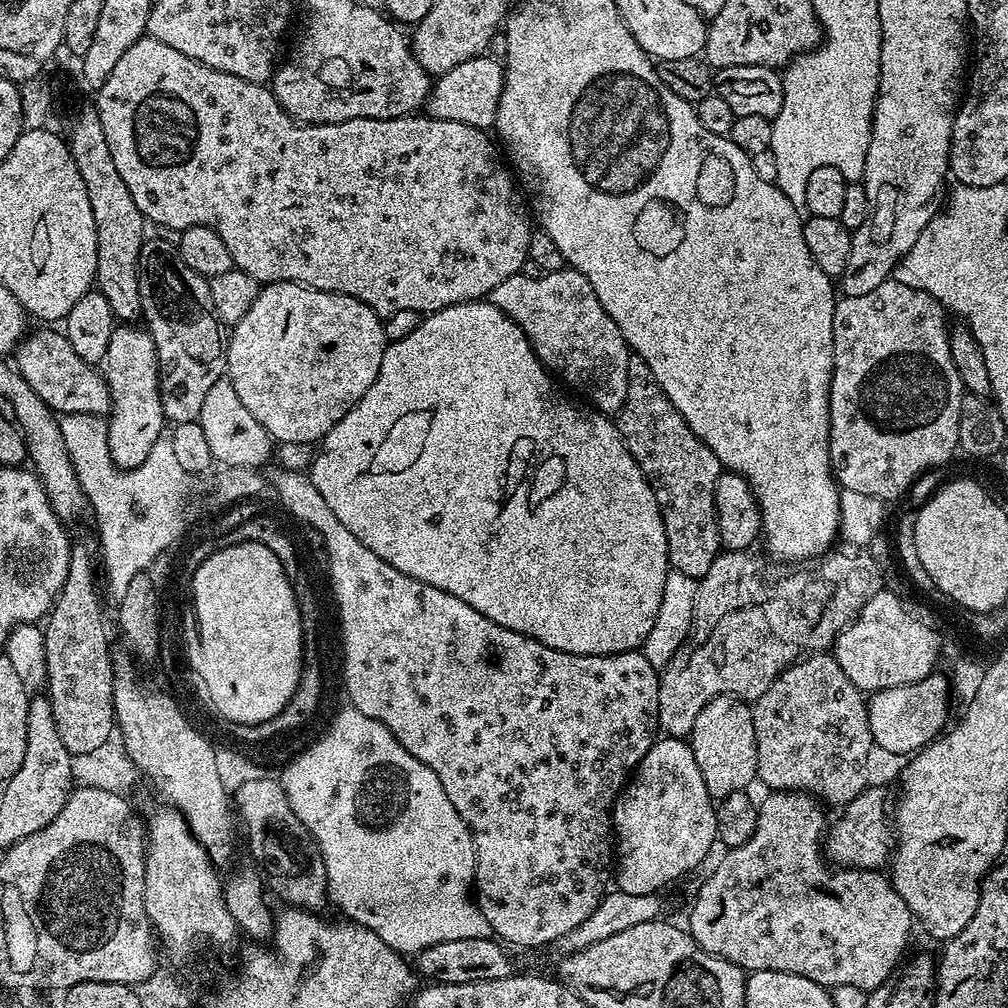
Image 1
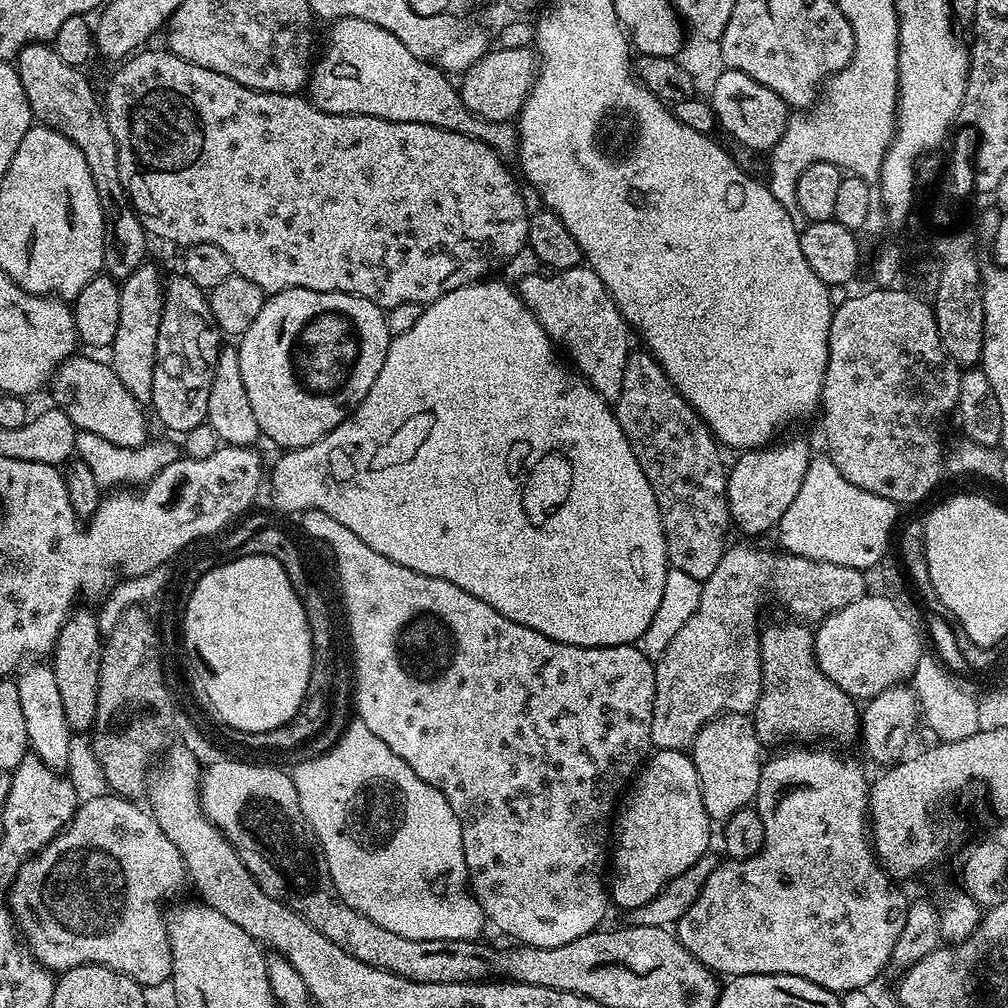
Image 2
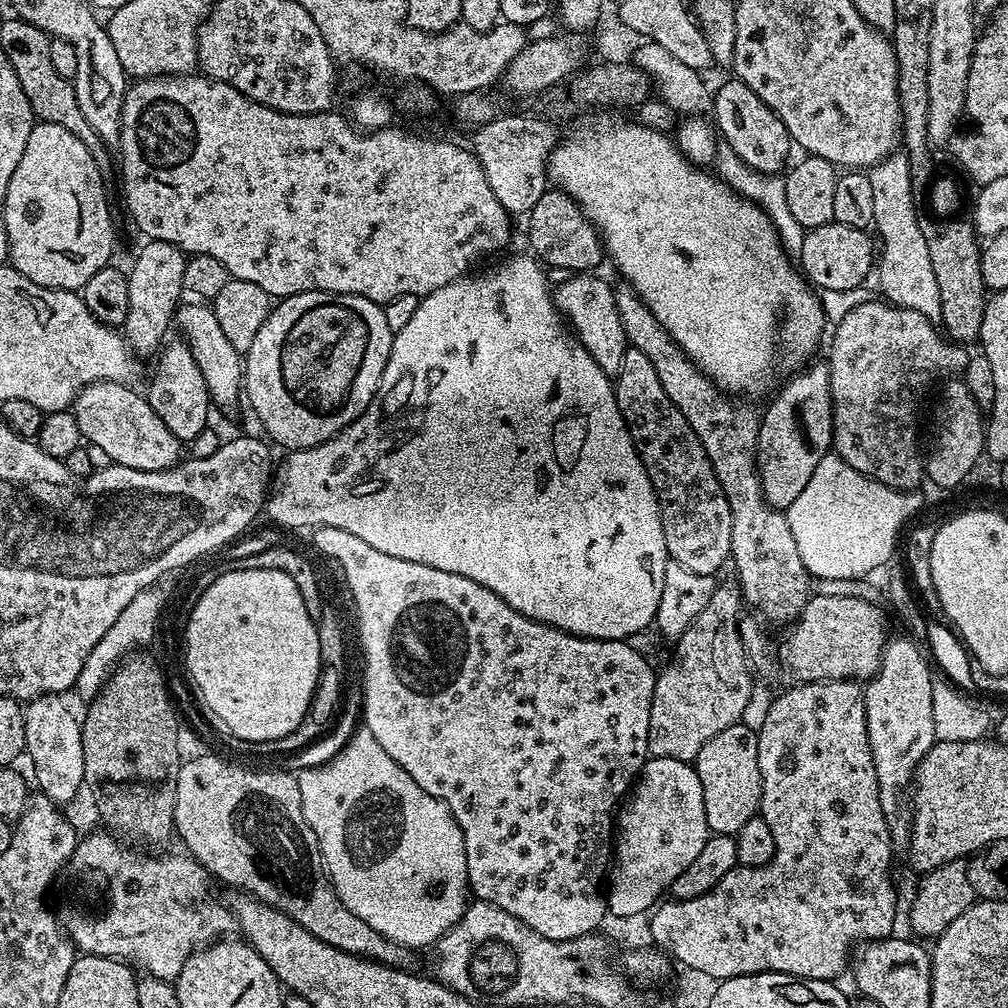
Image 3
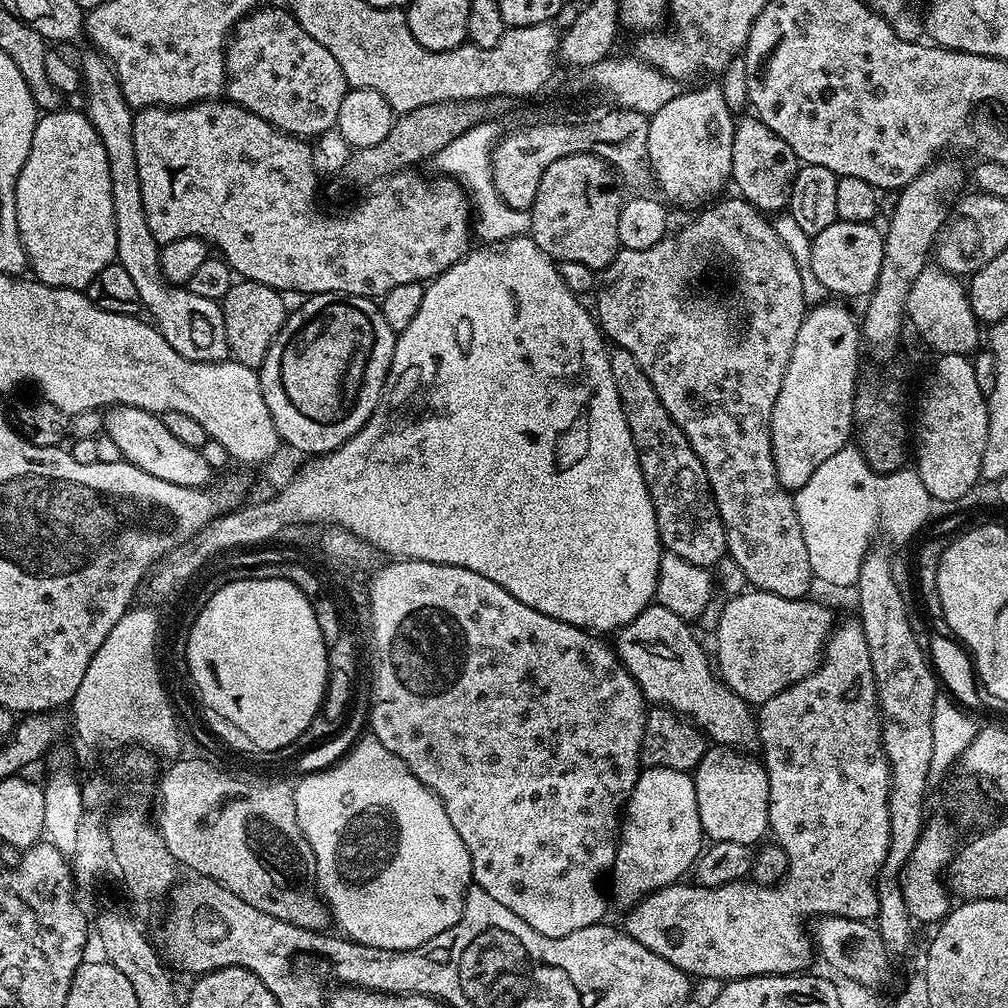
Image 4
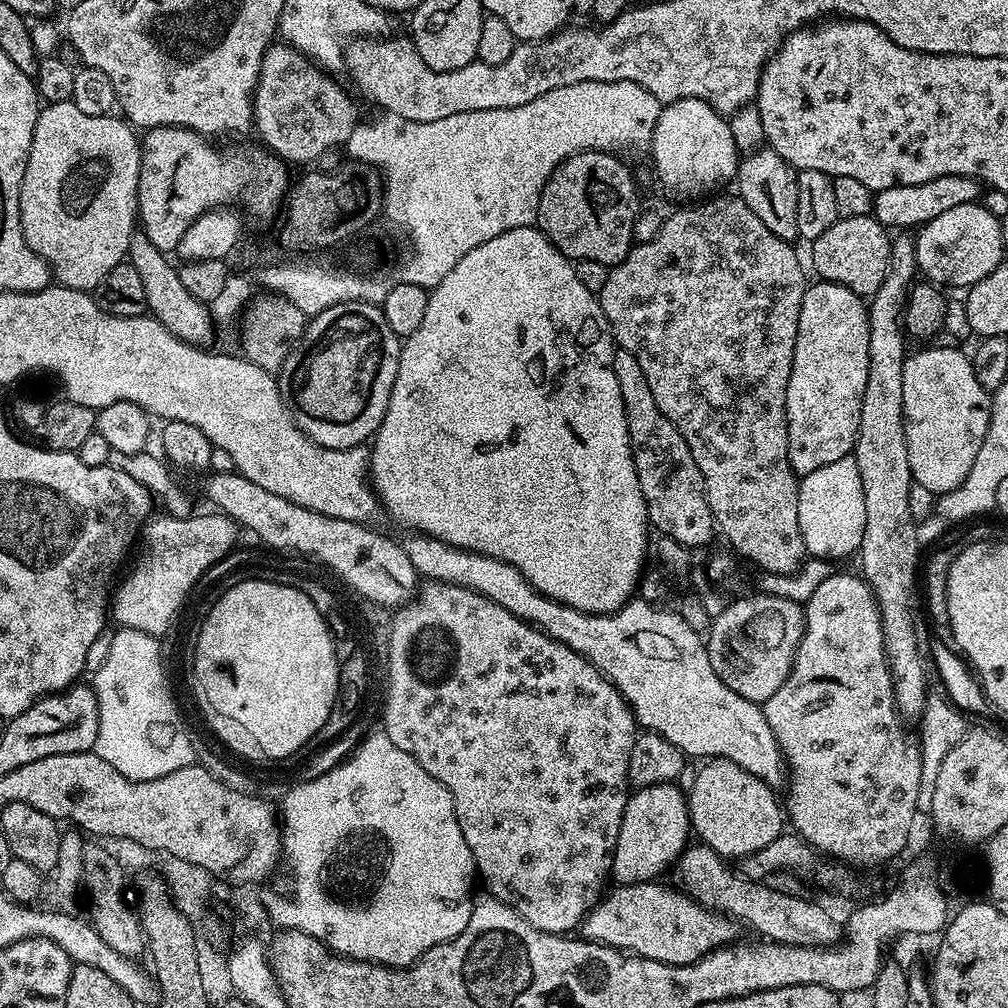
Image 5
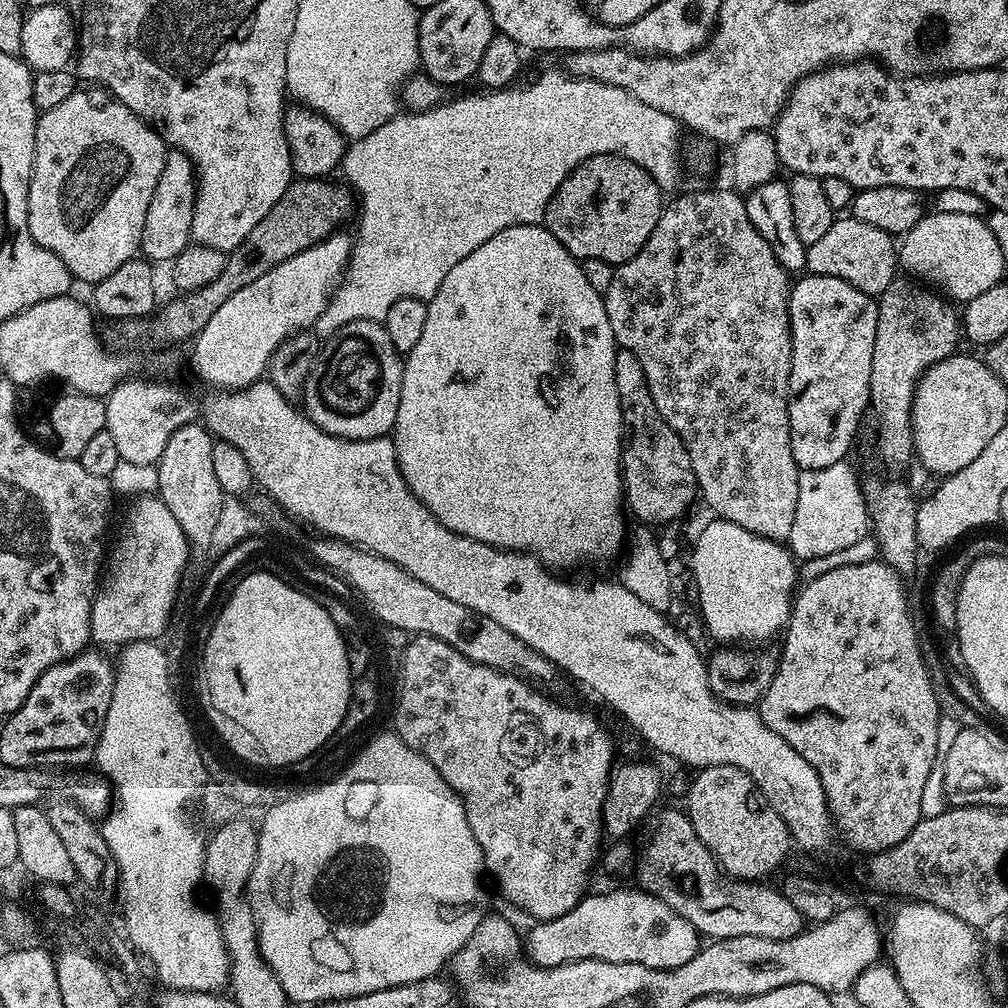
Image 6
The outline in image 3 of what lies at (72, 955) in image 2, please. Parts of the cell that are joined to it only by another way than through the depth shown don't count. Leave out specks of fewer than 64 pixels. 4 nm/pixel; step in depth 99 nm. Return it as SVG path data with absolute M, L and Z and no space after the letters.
M100 831L85 835L68 859L68 889L58 907L60 927L81 953L111 956L113 960L125 961L137 969L144 968L140 970L154 978L174 982L193 952L231 933L228 932L234 928L231 907L216 897L212 889L213 876L194 857L184 854L139 856L123 848L115 835Z

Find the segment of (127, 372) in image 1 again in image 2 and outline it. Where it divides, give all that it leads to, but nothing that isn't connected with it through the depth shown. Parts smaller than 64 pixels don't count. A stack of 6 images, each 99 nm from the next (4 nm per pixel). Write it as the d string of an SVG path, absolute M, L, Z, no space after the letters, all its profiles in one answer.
M145 262L134 270L120 284L120 301L118 302L118 334L114 334L114 342L110 349L110 363L114 374L118 374L122 386L134 394L141 402L152 399L154 386L154 362L158 346L158 326L162 322L162 306L164 305L164 284L160 280L160 272L151 262Z

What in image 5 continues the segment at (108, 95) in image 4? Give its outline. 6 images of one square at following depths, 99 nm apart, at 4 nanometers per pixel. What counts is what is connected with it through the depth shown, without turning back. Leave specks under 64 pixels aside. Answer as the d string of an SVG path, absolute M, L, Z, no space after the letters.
M138 230L132 235L126 260L134 266L134 270L138 270L138 278L142 278L142 290L146 290L148 312L182 342L197 346L211 345L208 343L212 340L214 321L209 312L209 305L203 304L198 298L194 298L194 294L186 291L186 286L182 286L177 265L168 261L171 259L160 252L158 246L150 242L150 238L146 238L144 231Z

